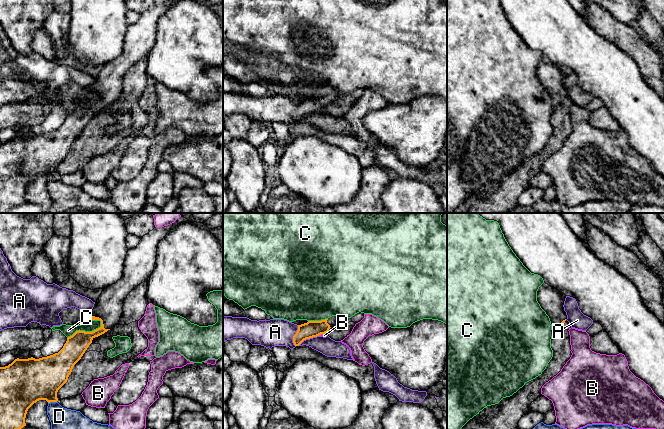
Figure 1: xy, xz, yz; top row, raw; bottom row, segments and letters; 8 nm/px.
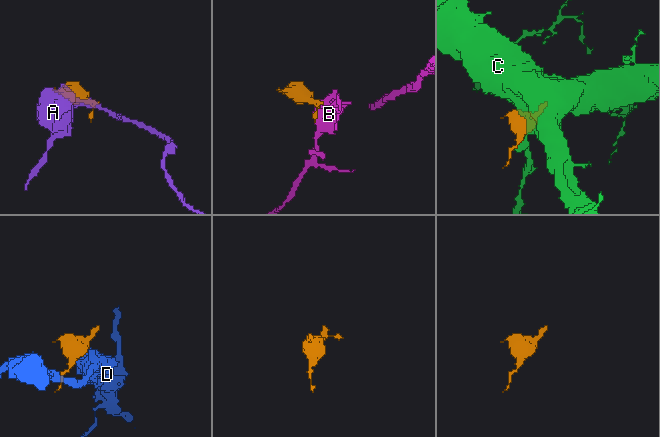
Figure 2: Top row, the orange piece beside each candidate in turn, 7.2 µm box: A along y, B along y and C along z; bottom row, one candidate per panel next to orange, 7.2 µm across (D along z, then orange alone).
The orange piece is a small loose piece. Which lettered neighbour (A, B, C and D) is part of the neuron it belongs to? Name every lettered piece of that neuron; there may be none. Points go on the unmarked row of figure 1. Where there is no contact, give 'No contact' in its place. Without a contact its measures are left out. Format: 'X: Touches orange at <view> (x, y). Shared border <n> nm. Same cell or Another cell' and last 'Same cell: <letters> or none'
A: Touches orange at xz (293, 112). Shared border 180 nm. Another cell
B: Touches orange at xz (322, 109). Shared border 80 nm. Another cell
C: Touches orange at xy (86, 108). Shared border 320 nm. Another cell
D: Touches orange at xy (52, 177). Shared border 70 nm. Another cell
Same cell: none

